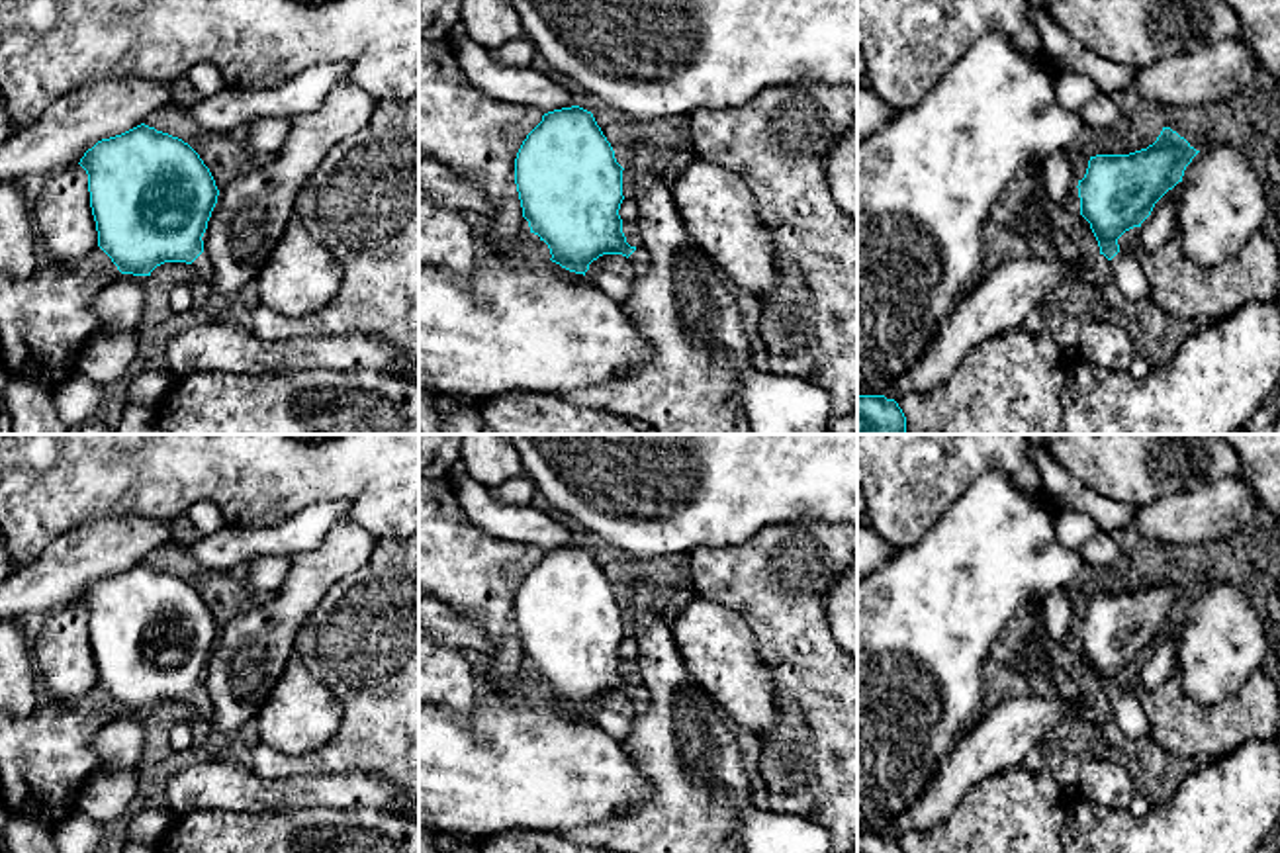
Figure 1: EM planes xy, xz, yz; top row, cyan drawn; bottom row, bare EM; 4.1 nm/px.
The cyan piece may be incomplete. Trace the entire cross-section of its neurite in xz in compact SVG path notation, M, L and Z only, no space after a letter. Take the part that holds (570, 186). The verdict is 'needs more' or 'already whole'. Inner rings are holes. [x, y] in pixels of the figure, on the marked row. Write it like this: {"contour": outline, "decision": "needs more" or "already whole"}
{"contour": "M571 106L542 115L526 135L515 158L515 184L530 233L550 248L552 262L583 274L603 254L622 254L634 276L650 270L650 254L630 247L618 215L622 196L622 166L591 112Z", "decision": "needs more"}

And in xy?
{"contour": "M141 123L98 141L78 164L88 174L98 247L121 274L186 262L194 282L211 286L202 237L219 190L188 143Z", "decision": "needs more"}

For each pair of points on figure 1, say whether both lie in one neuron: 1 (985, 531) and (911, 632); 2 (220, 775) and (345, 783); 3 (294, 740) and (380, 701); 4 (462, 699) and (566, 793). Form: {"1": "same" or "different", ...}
{"1": "same", "2": "same", "3": "different", "4": "different"}

